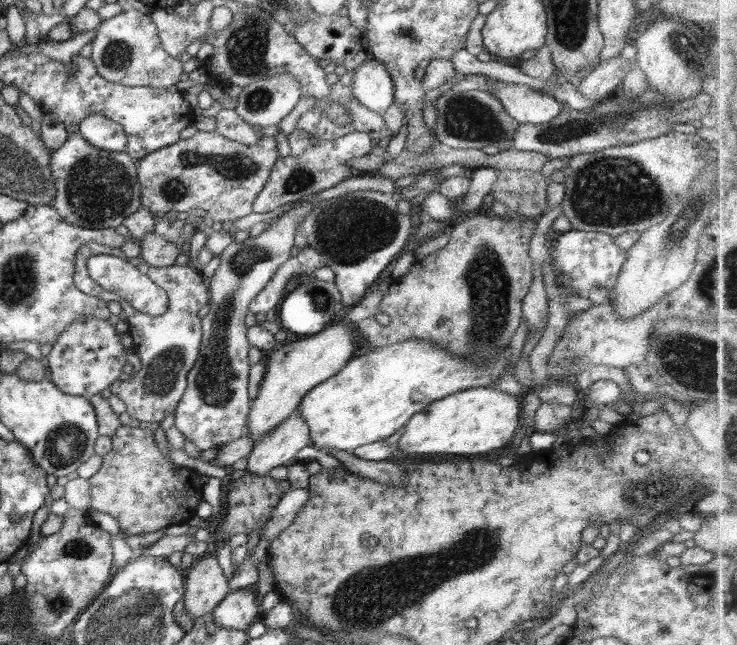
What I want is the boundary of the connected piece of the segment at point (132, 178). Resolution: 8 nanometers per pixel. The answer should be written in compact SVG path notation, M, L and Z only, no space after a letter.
M78 131L70 134L64 144L52 153L50 170L56 195L49 205L74 226L92 230L114 229L142 207L136 159L126 151L110 152L96 148Z

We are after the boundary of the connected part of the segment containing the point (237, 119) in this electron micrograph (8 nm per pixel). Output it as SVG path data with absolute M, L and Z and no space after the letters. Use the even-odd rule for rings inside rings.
M222 109L216 114L216 131L246 146L256 145L260 139L257 128L246 123L234 109Z

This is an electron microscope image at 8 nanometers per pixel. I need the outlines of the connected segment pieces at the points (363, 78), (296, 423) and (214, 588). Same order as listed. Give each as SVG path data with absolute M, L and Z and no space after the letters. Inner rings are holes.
M370 55L356 68L352 76L352 93L362 106L383 115L395 102L394 81L386 65L378 61L374 55Z
M296 409L288 420L274 427L270 433L264 433L255 442L248 456L247 472L254 476L267 476L272 469L290 467L297 461L296 454L311 444L310 429L300 411Z
M206 553L196 559L181 582L184 609L194 619L212 614L218 603L231 592L228 582L229 578L224 575L214 554Z

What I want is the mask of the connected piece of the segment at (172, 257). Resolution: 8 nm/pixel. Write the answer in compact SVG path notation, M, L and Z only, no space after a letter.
M155 231L146 233L137 242L140 246L142 260L156 268L166 268L174 265L176 258L182 253L180 243L172 244Z

